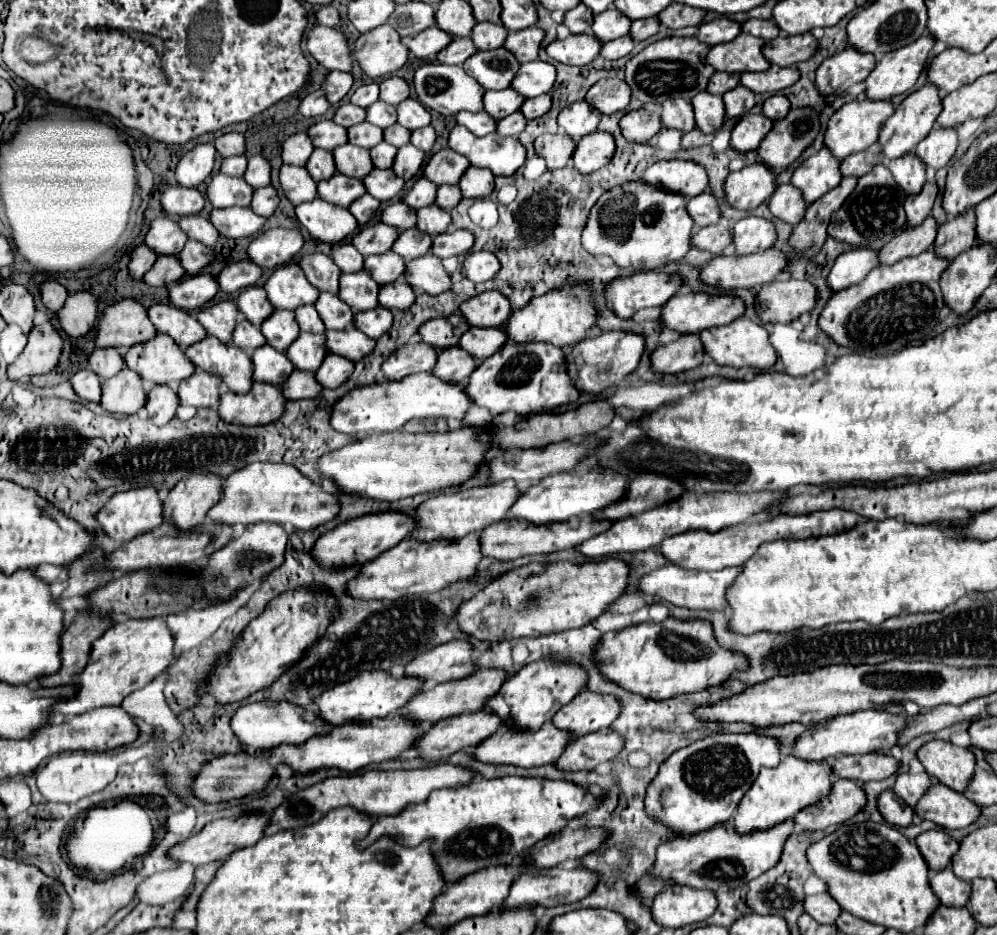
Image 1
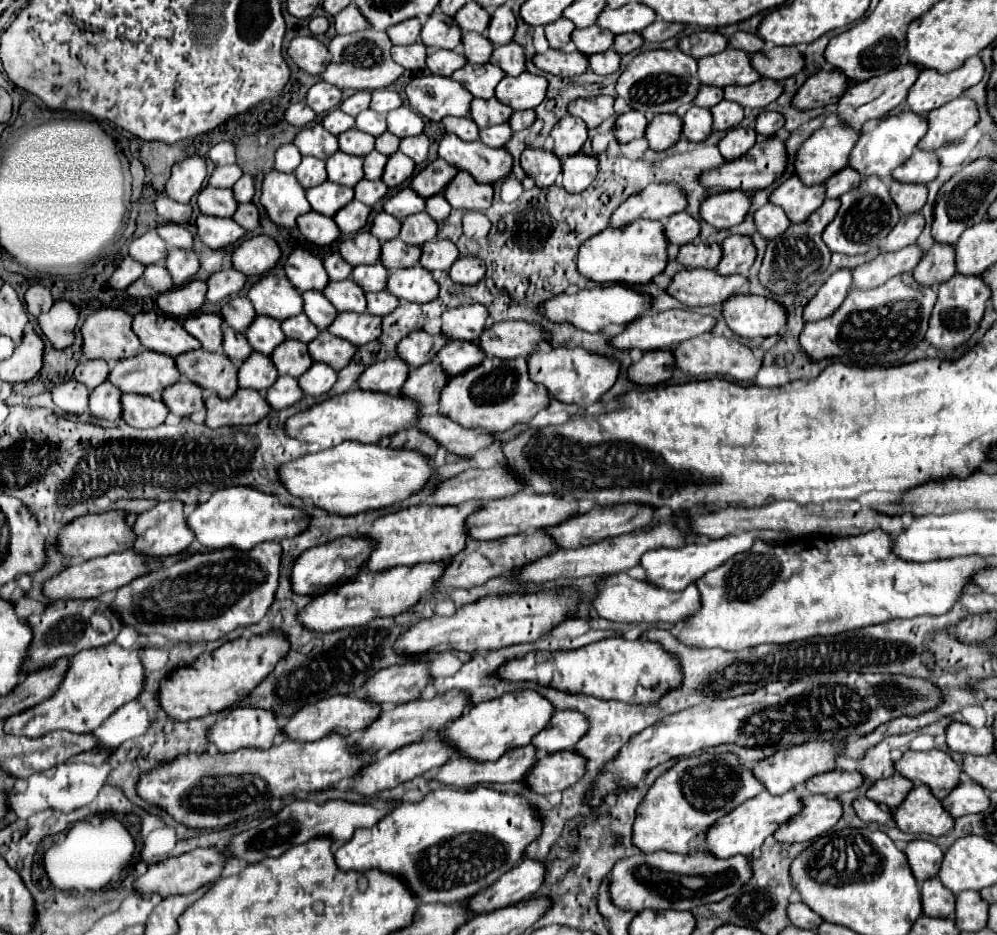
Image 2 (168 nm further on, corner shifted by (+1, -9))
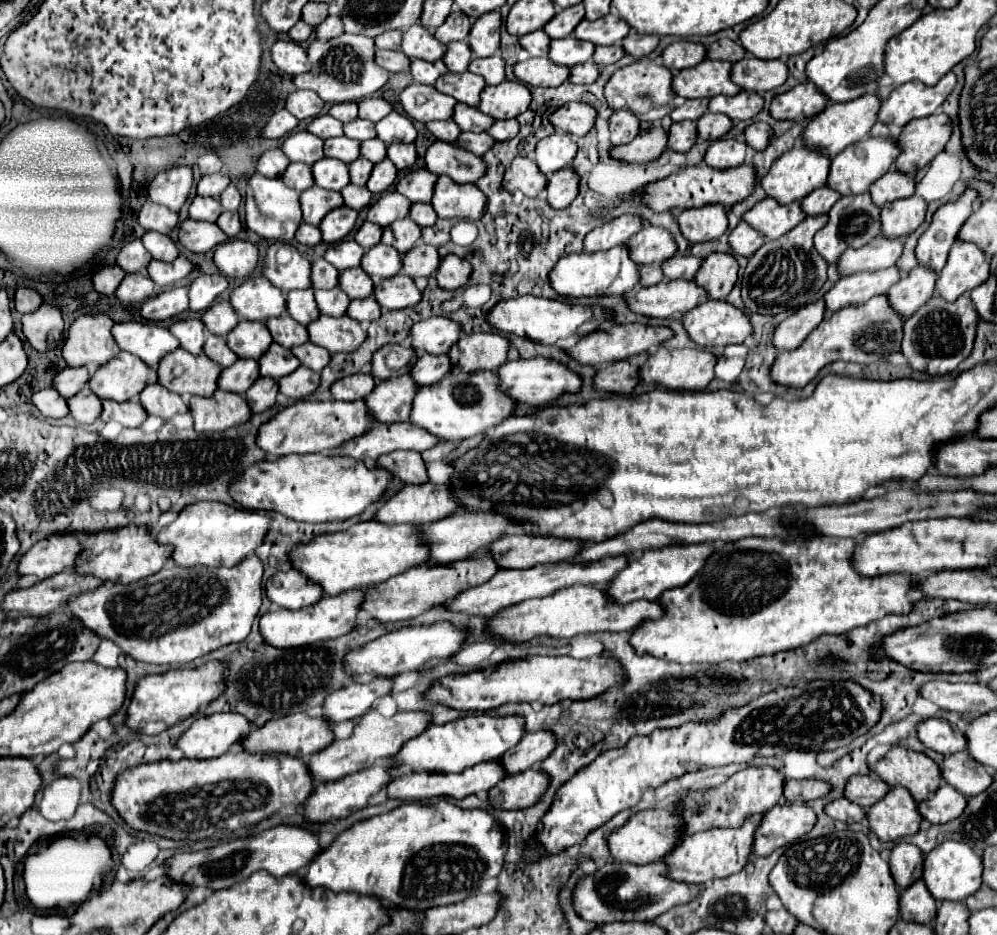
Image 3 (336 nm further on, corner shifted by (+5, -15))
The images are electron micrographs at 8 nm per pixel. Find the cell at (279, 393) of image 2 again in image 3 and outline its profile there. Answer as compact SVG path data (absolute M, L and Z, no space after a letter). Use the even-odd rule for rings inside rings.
M259 377L255 385L245 393L245 399L253 413L263 413L265 409L275 405L275 397L279 393L279 385L271 377Z

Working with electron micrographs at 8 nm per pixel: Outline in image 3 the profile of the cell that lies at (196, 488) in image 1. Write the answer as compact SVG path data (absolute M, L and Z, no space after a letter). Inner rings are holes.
M121 527L121 529L91 533L89 537L85 537L83 553L79 555L75 569L83 575L85 573L95 575L101 581L127 585L131 581L139 581L161 571L161 567L165 567L171 561L171 553L173 547L171 545L163 547L145 527Z

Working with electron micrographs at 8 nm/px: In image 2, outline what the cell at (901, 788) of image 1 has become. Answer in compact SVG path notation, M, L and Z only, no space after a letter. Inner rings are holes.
M895 773L887 779L879 779L875 781L869 791L867 797L877 801L877 803L885 803L889 809L895 809L899 805L899 801L905 799L905 795L911 791L911 781L907 781L903 775Z

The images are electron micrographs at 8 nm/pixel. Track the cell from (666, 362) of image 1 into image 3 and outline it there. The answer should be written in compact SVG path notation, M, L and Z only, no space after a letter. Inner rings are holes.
M619 361L609 369L599 369L595 375L595 387L599 391L617 395L629 395L639 381L641 381L639 365L629 361Z

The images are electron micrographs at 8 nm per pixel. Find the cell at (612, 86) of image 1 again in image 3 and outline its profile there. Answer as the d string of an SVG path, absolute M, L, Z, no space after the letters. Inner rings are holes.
M565 103L551 115L551 123L555 129L585 137L595 127L595 117L597 111L587 103Z

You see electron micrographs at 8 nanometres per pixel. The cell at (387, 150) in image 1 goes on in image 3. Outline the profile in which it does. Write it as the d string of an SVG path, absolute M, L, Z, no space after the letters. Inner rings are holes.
M359 157L357 161L353 161L349 165L349 171L351 171L351 183L355 185L365 185L367 179L371 177L371 169L373 169L373 163L365 157Z

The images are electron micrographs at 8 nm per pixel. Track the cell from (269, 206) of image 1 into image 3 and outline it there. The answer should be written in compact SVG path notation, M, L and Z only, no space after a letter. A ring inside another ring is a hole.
M225 211L225 213L221 213L221 217L217 219L217 225L229 235L229 239L235 239L235 237L239 235L239 231L241 231L241 217L239 217L239 213L229 213L229 211Z

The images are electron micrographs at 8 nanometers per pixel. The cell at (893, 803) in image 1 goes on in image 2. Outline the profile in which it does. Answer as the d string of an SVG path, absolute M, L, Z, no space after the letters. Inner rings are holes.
M857 797L853 801L853 809L855 809L857 817L865 823L887 823L887 821L893 819L889 807L885 807L881 803L875 803L867 797Z

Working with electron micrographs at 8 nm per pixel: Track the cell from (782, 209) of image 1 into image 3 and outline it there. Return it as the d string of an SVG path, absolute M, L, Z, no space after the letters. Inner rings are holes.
M741 221L731 233L729 233L729 245L735 255L753 255L765 241L765 235L751 227L747 221Z

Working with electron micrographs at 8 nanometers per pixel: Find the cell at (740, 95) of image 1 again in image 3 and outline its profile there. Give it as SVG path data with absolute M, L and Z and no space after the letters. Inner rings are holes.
M705 113L697 121L697 135L707 141L717 141L727 135L731 125L733 125L733 121L723 113Z

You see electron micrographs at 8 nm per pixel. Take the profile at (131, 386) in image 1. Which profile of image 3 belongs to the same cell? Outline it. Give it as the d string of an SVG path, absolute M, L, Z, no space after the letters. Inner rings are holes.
M81 389L75 397L67 399L69 407L71 407L71 417L79 423L79 425L91 425L93 421L99 419L103 407L101 407L101 399L89 389Z

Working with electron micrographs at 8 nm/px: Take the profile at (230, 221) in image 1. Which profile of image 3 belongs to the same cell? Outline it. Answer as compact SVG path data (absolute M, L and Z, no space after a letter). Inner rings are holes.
M187 219L179 229L179 241L193 253L207 253L229 237L217 227L217 223Z

